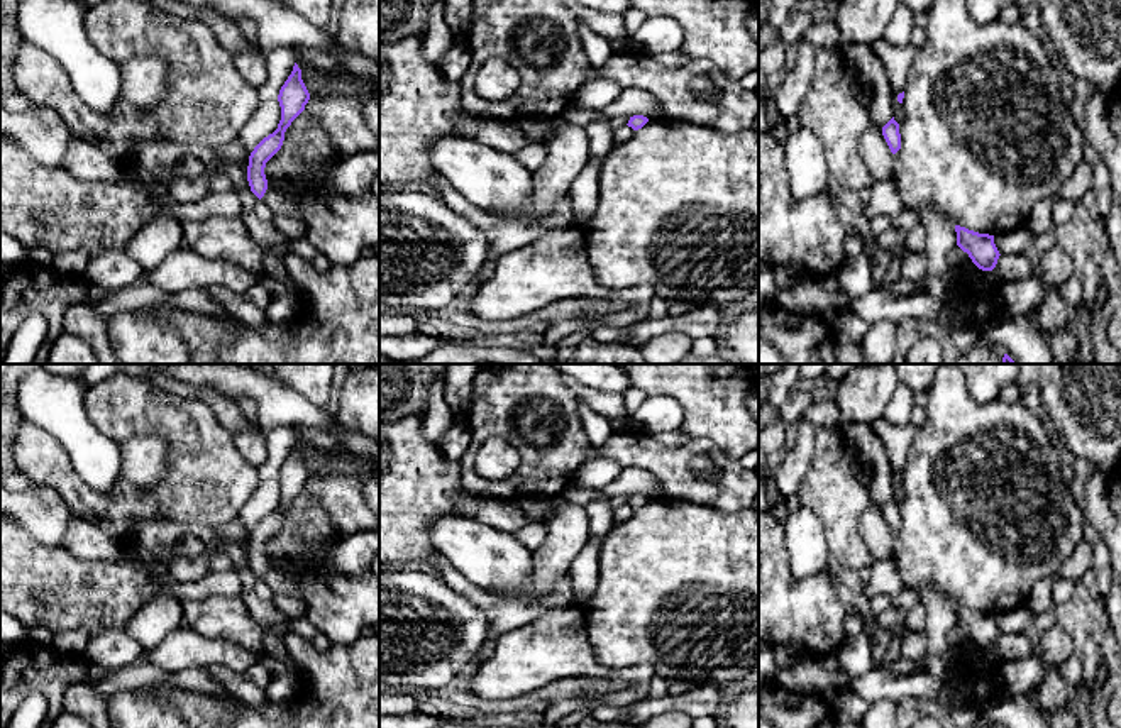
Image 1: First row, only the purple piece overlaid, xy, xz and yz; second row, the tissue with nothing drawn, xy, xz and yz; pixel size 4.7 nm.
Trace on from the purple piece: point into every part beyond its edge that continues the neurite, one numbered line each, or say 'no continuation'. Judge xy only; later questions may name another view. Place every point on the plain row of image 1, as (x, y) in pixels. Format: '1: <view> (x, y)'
no continuation

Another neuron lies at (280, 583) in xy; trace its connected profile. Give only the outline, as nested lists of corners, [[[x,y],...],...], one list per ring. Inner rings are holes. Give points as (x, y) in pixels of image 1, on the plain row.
[[[268,565],[261,581],[264,581],[274,594],[293,596],[296,599],[301,599],[303,596],[303,589],[296,579],[276,571],[271,565]]]

